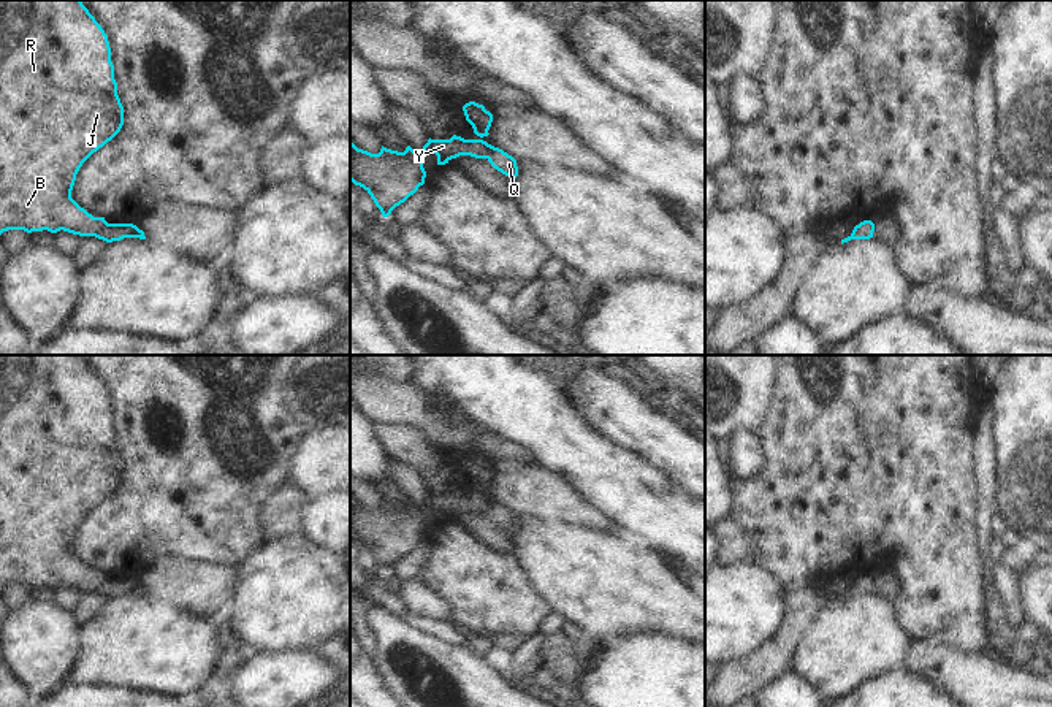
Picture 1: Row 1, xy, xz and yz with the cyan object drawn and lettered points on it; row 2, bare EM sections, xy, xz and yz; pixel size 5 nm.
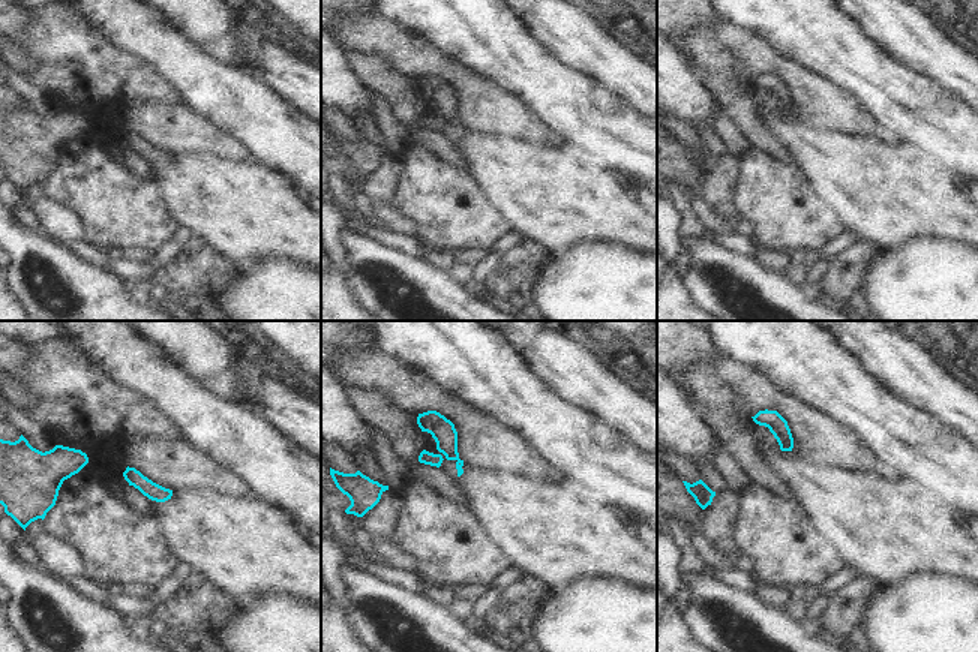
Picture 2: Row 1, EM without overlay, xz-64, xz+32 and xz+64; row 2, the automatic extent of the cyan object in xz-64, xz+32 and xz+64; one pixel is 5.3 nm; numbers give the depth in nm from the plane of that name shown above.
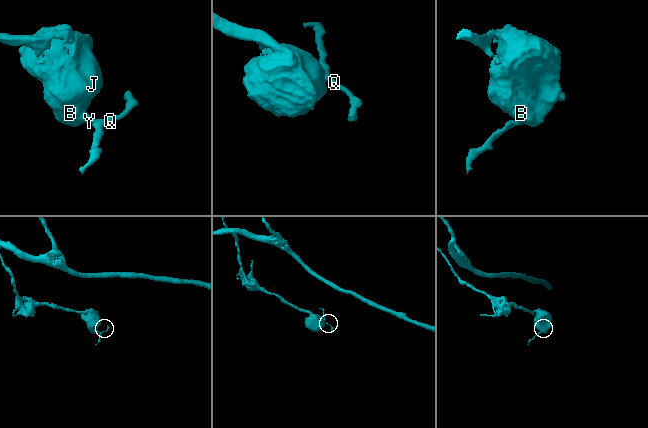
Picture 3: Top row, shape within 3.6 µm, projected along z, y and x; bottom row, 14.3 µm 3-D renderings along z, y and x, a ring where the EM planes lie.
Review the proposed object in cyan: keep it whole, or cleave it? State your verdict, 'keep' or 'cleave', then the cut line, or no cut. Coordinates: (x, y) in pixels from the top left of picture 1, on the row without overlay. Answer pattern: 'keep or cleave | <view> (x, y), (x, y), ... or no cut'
cleave | xz (493, 501), (485, 512)

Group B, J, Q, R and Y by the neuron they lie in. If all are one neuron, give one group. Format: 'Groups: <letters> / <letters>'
Groups: B J R Y / Q.

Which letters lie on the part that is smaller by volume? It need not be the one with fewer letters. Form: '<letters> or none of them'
Q

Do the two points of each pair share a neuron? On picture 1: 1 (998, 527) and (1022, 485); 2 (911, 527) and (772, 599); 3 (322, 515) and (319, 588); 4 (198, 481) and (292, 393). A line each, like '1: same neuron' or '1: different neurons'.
1: different neurons
2: different neurons
3: different neurons
4: different neurons

